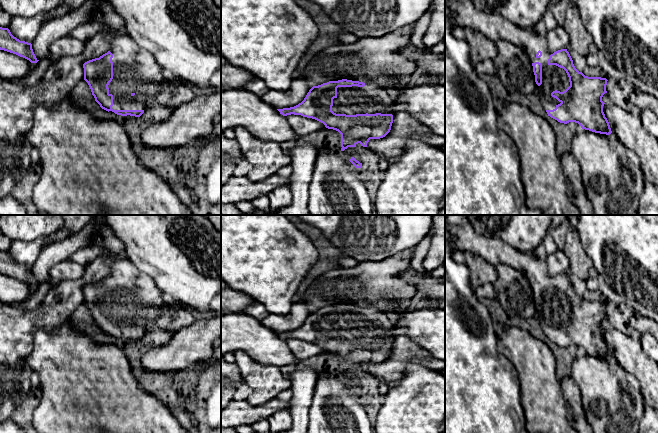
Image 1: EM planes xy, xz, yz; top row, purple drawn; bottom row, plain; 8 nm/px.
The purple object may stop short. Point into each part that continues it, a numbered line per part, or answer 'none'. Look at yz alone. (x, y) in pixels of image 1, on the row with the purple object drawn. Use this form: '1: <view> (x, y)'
1: yz (495, 27)

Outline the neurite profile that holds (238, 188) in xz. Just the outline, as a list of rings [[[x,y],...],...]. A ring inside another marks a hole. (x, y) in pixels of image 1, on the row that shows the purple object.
[[[277,174],[263,181],[251,181],[247,176],[232,176],[221,186],[221,203],[236,204],[241,201],[251,202],[260,196],[268,194],[280,186],[290,186],[290,177]]]

